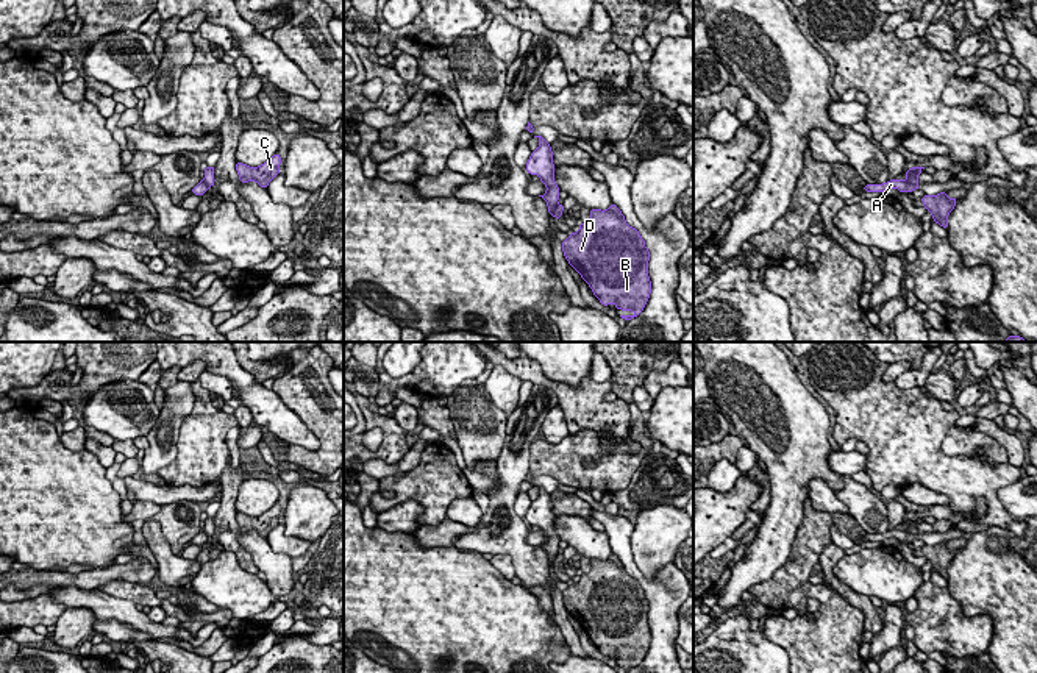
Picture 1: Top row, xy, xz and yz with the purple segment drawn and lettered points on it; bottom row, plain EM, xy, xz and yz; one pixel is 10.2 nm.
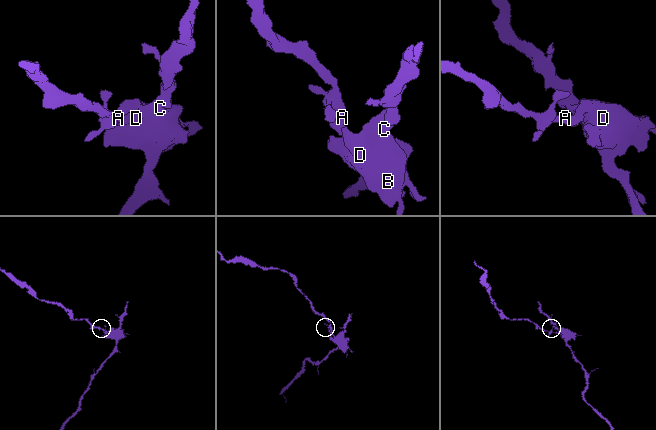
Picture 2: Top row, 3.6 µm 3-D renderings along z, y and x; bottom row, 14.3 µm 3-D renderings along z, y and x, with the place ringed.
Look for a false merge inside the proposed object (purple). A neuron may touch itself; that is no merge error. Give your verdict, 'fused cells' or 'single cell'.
fused cells

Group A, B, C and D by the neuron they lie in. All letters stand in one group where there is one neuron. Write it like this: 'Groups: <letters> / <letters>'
Groups: A / B C D

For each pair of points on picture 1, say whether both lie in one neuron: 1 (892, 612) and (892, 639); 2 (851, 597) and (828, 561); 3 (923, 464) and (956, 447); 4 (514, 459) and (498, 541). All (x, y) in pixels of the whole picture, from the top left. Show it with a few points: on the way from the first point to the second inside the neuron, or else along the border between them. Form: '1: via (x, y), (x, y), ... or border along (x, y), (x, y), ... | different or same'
1: via (892, 619), (892, 633) | same
2: via (842, 589), (830, 578), (828, 570) | same
3: border along (951, 425), (940, 450), (947, 455), (978, 455) | different
4: via (508, 480), (508, 511), (511, 520) | same

